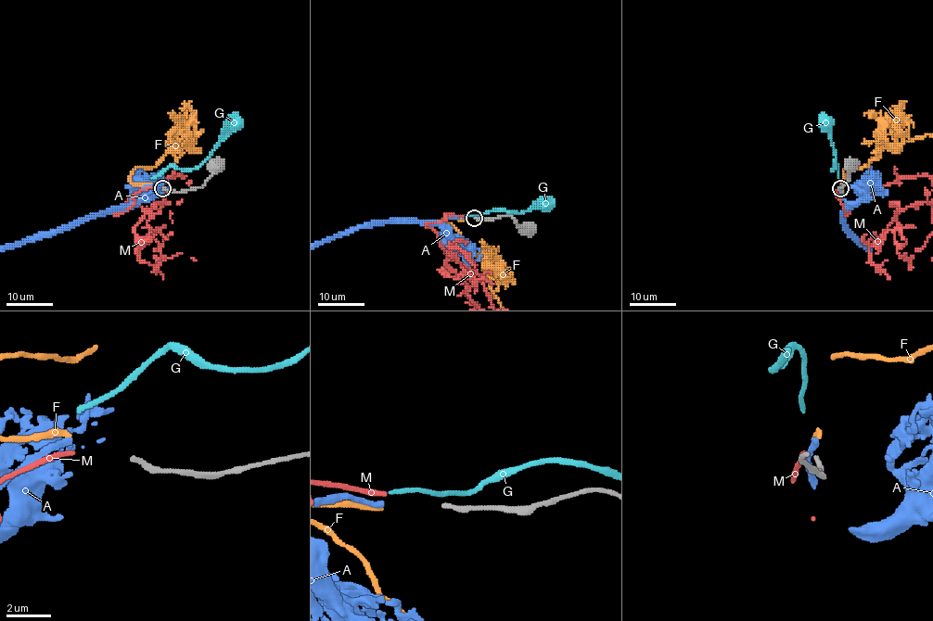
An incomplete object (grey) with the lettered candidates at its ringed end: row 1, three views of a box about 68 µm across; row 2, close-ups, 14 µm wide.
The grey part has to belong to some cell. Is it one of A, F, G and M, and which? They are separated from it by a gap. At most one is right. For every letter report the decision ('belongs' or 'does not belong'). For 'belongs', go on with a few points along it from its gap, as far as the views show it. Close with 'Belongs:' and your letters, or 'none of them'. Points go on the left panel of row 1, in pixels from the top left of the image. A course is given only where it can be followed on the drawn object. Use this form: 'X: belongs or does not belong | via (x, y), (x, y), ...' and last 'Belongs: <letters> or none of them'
A: does not belong
F: does not belong
G: does not belong
M: belongs
Belongs: M

